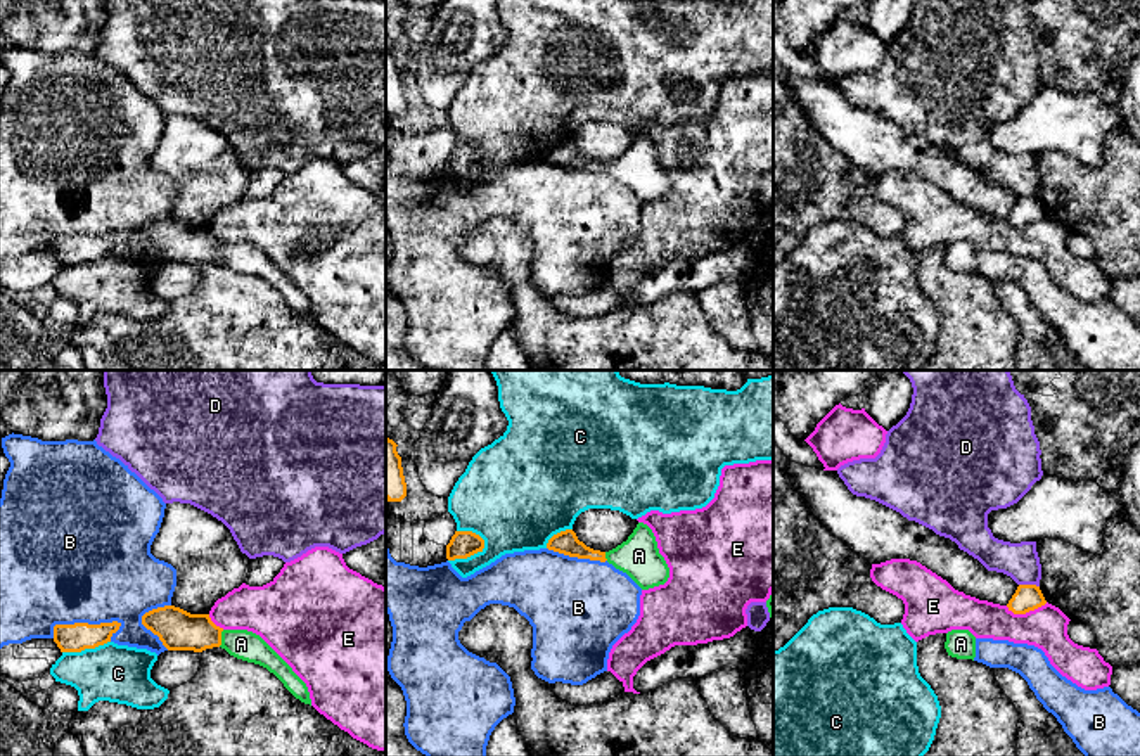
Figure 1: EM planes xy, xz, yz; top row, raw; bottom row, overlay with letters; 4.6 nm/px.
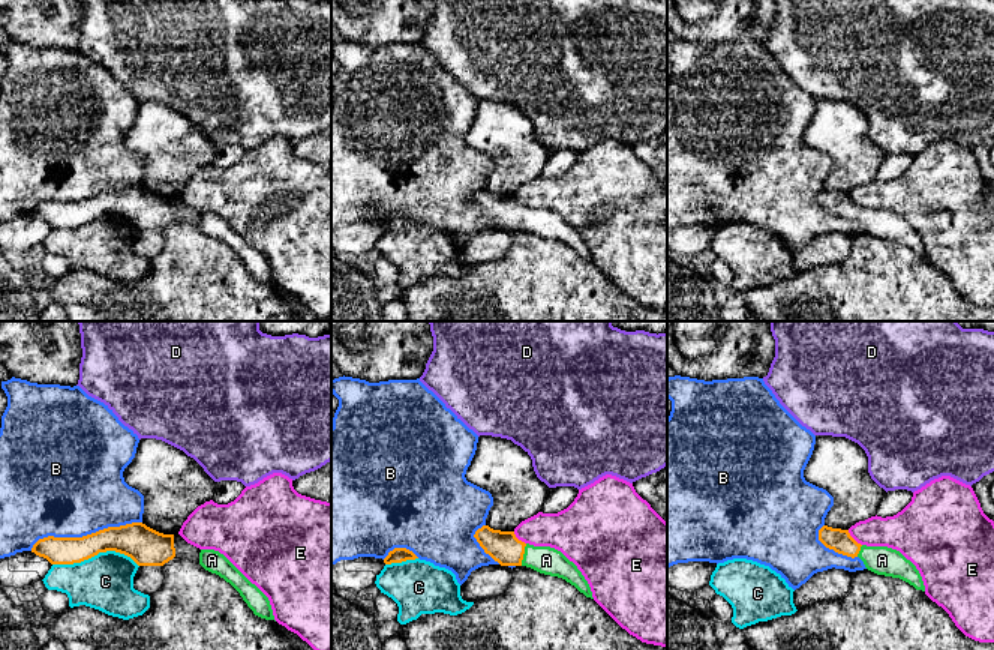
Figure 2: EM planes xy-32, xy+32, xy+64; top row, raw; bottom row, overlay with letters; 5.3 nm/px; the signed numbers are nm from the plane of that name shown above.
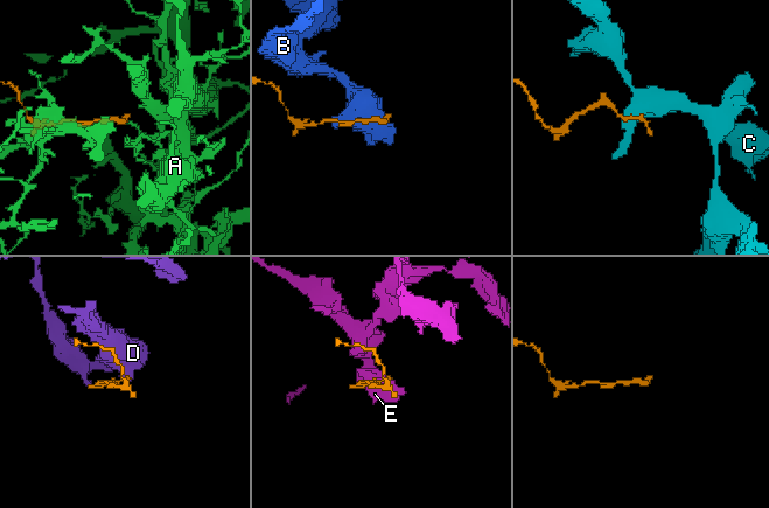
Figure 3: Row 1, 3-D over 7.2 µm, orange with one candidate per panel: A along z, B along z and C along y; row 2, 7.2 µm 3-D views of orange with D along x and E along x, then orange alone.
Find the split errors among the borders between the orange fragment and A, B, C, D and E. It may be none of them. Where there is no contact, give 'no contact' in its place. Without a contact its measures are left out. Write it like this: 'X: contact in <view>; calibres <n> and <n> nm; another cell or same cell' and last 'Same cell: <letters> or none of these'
A: contact in xy; calibres 190 and 140 nm; same cell
B: contact in xy; calibres 130 and 500 nm; another cell
C: contact in xz; calibres 130 and 300 nm; another cell
D: contact in yz; calibres 130 and 170 nm; another cell
E: contact in yz; calibres 130 and 190 nm; another cell
Same cell: A

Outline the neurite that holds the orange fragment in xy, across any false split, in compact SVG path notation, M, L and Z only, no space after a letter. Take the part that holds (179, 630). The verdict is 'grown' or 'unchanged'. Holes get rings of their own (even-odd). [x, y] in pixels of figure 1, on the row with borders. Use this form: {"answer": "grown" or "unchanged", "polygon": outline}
{"answer": "grown", "polygon": "M175 605L145 612L142 625L157 635L168 650L202 652L221 647L237 659L259 664L273 673L296 699L311 706L306 683L253 631L223 630L211 621L209 614L190 614Z"}

